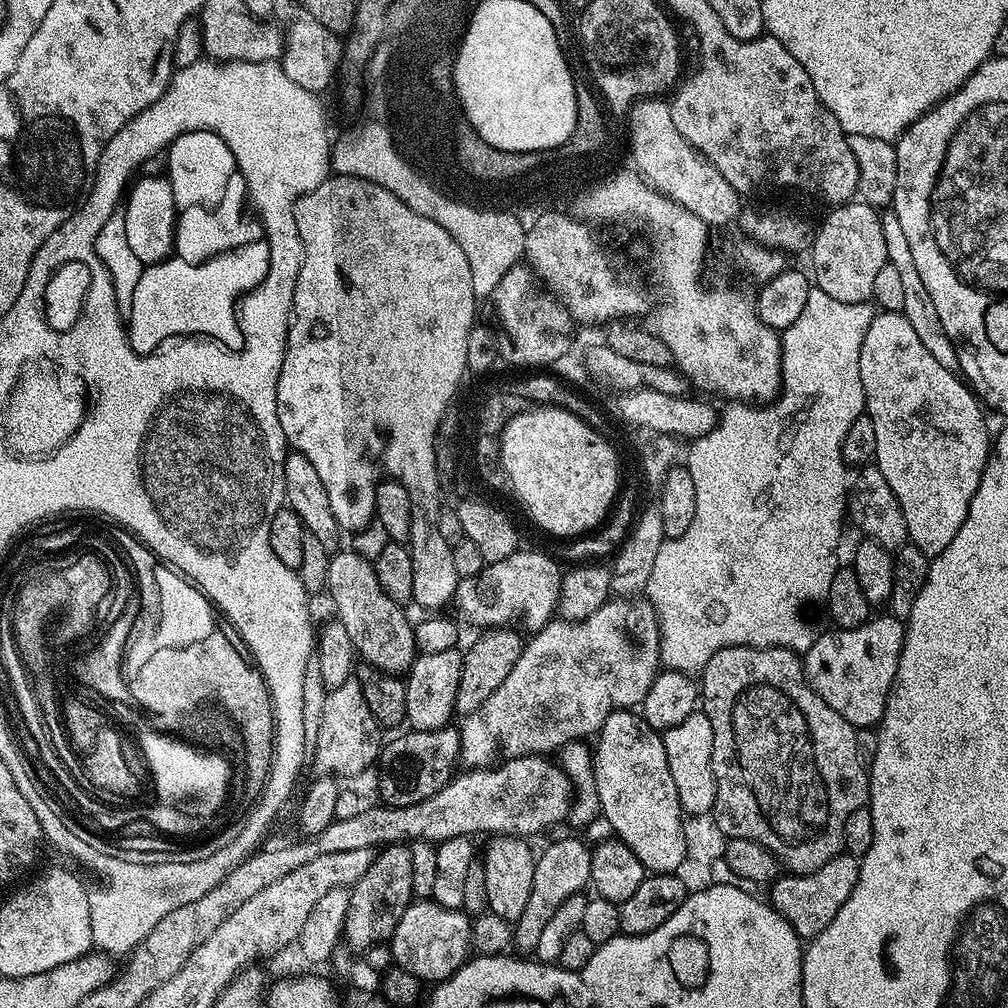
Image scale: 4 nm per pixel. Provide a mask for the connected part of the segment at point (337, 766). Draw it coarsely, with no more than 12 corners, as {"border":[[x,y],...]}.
{"border":[[353,678],[323,707],[315,767],[356,776],[379,761],[382,729]]}

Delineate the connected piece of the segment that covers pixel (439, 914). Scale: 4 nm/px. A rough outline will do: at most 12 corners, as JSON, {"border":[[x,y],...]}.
{"border":[[428,898],[408,905],[390,941],[395,967],[421,981],[470,958],[472,922]]}

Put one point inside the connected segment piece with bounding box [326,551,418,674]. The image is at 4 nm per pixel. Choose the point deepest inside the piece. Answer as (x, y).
(382, 636)

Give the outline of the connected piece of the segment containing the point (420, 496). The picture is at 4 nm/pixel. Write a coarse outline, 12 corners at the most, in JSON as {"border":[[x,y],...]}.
{"border":[[362,178],[294,210],[276,409],[345,533],[441,512],[462,246]]}

